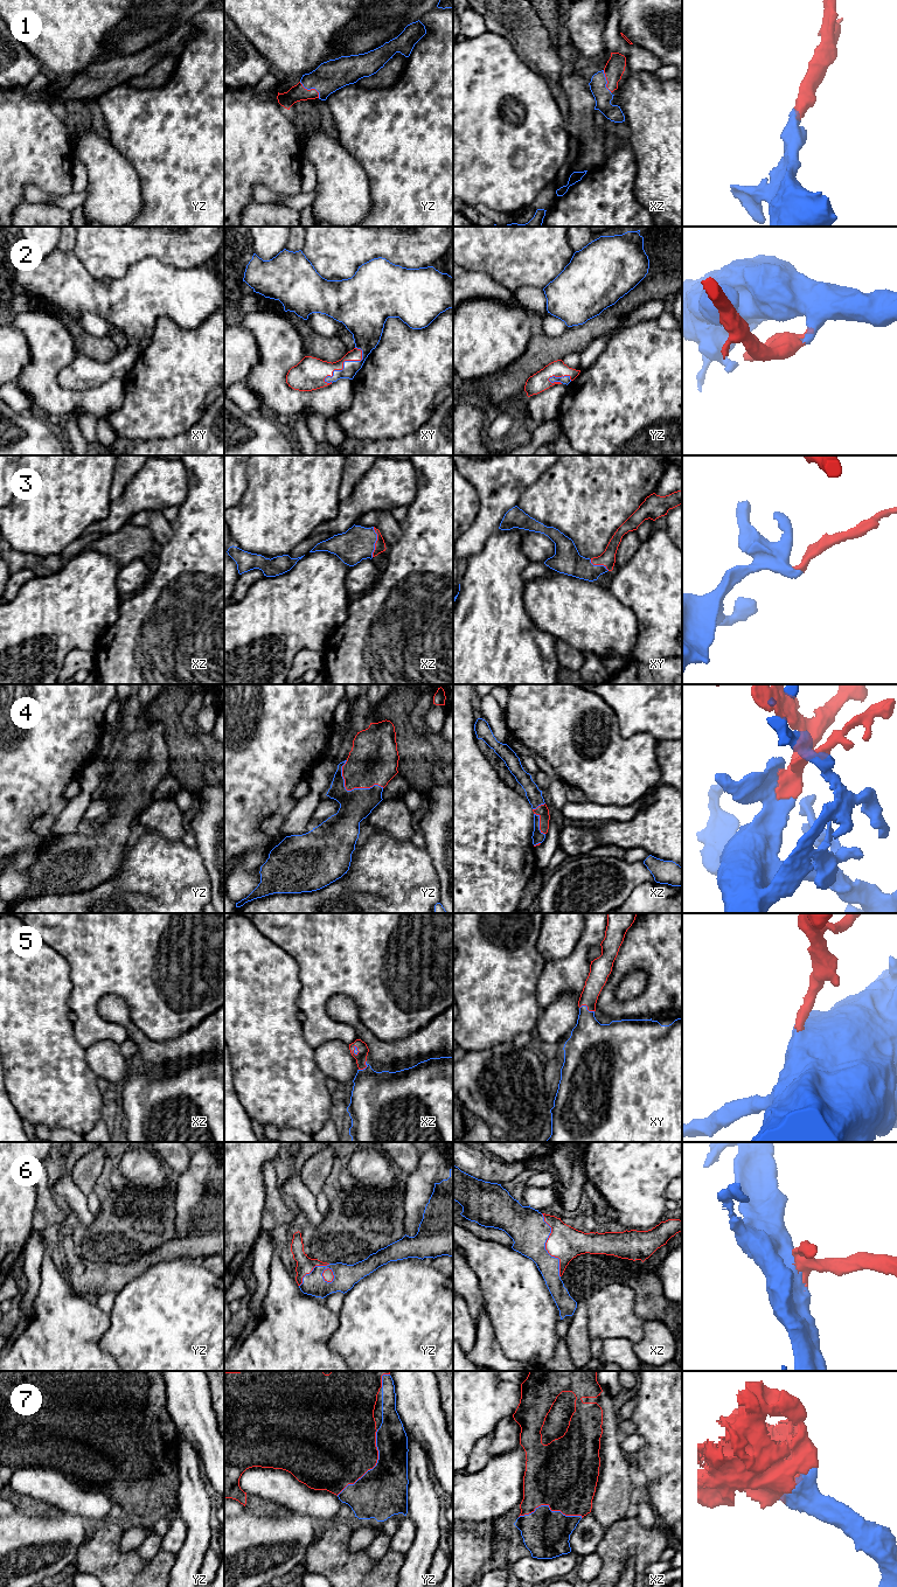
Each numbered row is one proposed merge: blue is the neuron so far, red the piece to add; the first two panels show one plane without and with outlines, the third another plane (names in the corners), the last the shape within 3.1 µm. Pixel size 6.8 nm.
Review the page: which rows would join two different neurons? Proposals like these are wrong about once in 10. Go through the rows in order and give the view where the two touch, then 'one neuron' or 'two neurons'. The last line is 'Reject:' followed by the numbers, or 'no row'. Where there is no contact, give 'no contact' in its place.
1: meets blue in yz; one neuron
2: meets blue in xy; one neuron
3: meets blue in xz; one neuron
4: meets blue in yz; one neuron
5: meets blue in xy; one neuron
6: meets blue in yz; one neuron
7: meets blue in yz; one neuron
Reject: no row

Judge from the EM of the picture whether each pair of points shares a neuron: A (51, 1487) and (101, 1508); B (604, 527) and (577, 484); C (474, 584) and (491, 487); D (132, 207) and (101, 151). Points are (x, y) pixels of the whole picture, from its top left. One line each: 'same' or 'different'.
A: same
B: same
C: different
D: same

